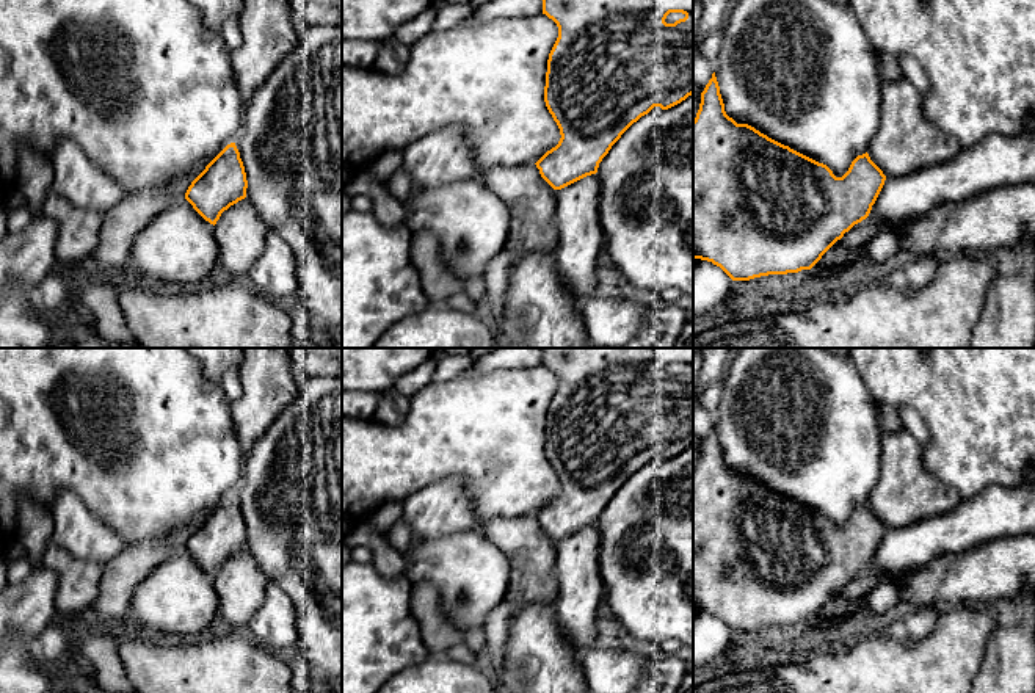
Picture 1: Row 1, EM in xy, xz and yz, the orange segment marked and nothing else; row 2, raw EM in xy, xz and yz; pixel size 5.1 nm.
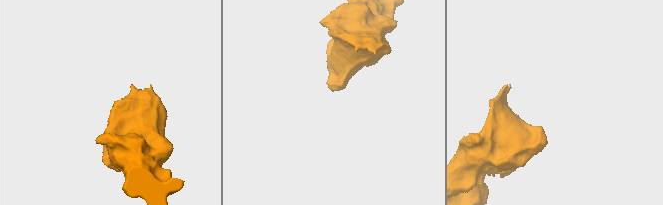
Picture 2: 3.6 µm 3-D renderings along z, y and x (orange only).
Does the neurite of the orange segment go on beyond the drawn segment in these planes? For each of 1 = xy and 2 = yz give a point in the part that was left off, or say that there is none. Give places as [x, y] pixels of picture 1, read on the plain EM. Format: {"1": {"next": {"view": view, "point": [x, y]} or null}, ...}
{"1": {"next": {"view": "xy", "point": [121, 576]}}, "2": {"next": {"view": "yz", "point": [907, 493]}}}

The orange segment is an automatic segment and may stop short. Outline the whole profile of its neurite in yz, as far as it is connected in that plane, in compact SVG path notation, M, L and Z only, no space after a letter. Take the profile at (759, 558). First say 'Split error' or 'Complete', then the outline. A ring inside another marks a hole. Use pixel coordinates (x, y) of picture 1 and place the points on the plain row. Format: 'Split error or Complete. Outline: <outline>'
Split error. Outline: M714 423L701 444L699 461L693 470L693 611L712 613L732 632L811 621L845 583L869 568L888 528L946 514L960 502L961 495L953 488L924 467L917 441L908 433L894 434L881 430L880 480L869 502L858 506L842 528L836 528L826 516L729 469Z

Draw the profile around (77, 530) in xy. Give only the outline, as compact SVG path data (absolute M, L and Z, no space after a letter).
M61 489L52 505L52 541L69 555L91 563L113 560L127 544L69 489Z

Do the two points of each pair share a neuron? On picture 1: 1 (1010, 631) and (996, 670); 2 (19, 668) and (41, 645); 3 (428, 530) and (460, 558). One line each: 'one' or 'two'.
1: one
2: one
3: two

